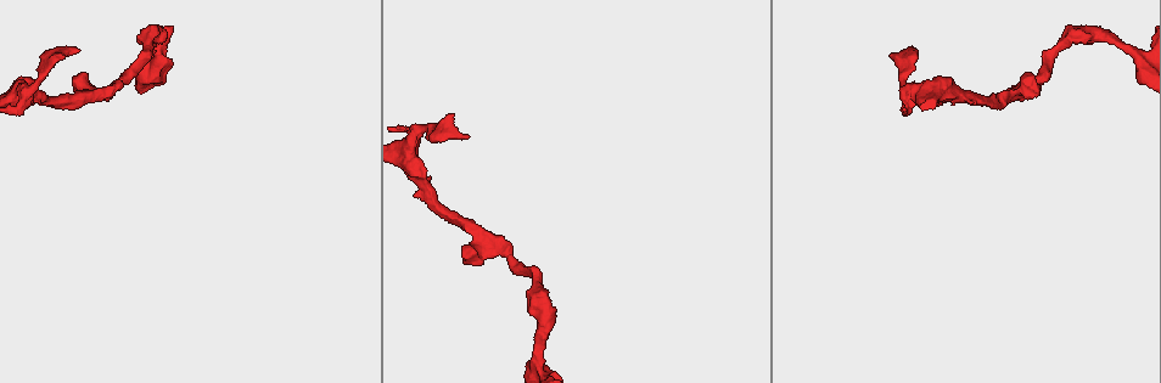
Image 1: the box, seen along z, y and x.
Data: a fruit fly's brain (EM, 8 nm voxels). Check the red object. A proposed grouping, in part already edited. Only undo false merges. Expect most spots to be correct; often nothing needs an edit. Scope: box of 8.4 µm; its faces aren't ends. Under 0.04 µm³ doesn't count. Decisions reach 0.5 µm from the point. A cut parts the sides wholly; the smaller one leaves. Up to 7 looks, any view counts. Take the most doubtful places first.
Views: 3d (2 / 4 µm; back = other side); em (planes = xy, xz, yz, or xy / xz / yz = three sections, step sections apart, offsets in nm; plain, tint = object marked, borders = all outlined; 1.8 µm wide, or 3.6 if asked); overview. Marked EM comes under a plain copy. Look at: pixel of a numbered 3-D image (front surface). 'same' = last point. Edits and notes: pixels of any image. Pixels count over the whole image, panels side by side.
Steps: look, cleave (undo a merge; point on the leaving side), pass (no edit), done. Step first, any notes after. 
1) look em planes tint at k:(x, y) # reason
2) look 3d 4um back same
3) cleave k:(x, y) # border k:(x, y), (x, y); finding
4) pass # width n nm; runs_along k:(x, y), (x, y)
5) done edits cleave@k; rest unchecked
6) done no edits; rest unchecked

look 3d 2um at 1:(1020, 94) # a fork

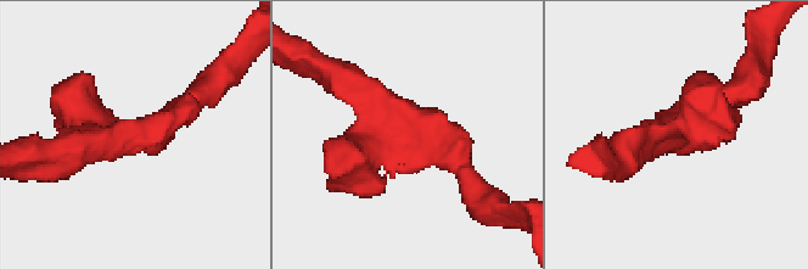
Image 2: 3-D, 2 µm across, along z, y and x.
look em 3.6um planes tint at 2:(679, 134)

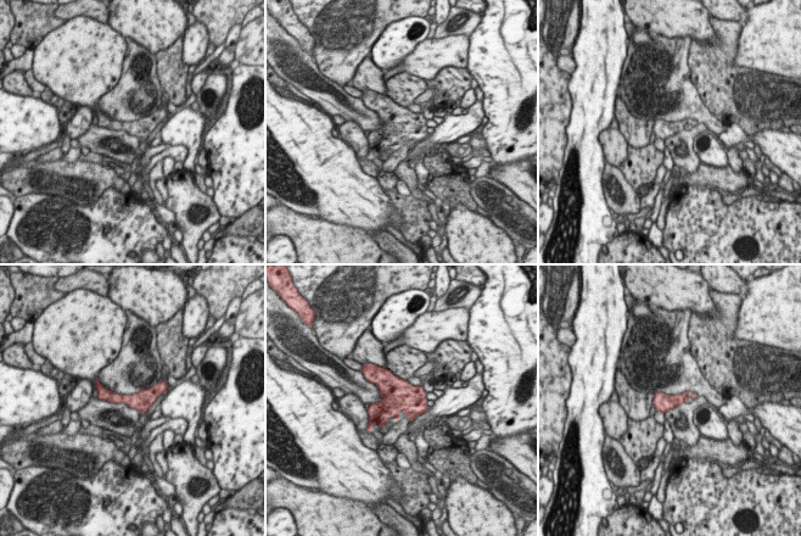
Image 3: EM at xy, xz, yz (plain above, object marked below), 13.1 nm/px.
pass # runs_along 3:(162, 390), (144, 398), (100, 395); continuous, no second neuron

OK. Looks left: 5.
look em xy step 8 tint at 1:(933, 94) # sharp bend

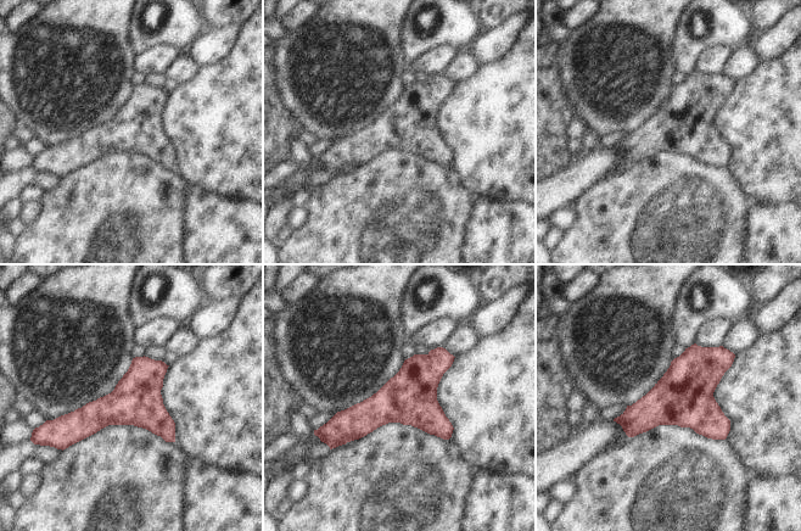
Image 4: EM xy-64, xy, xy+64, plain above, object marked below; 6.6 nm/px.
look em planes borders same

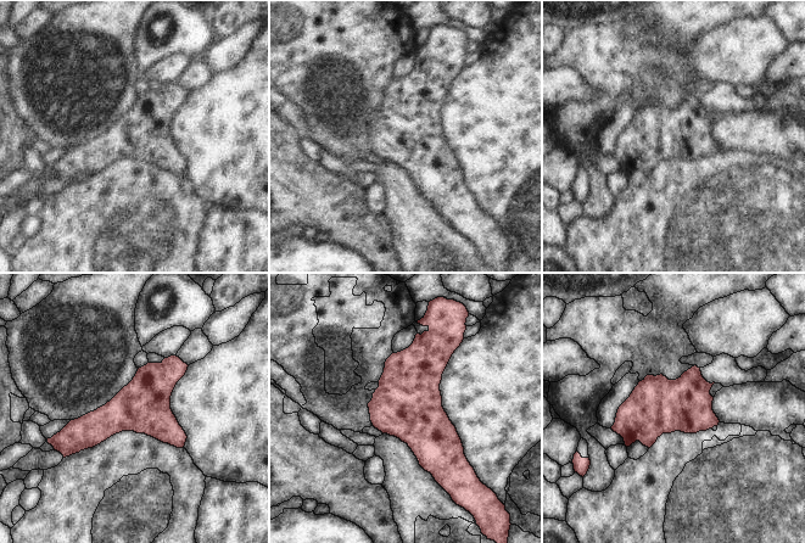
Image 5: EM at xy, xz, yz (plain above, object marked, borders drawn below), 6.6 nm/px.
pass # runs_along 5:(184, 367), (129, 410), (65, 435); one neuron here

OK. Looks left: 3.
look em yz step 4 borders at 1:(1140, 56) # calibre changes

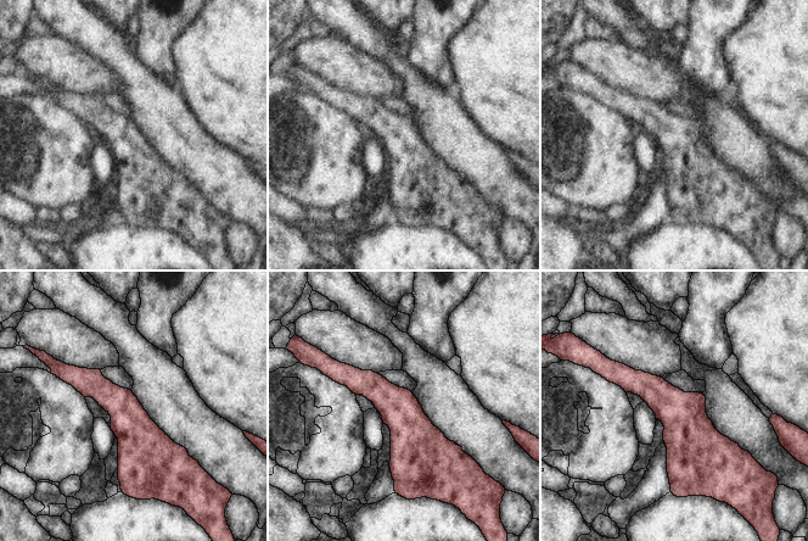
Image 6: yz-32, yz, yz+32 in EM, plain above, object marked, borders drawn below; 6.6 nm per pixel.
look em planes borders same # another direction

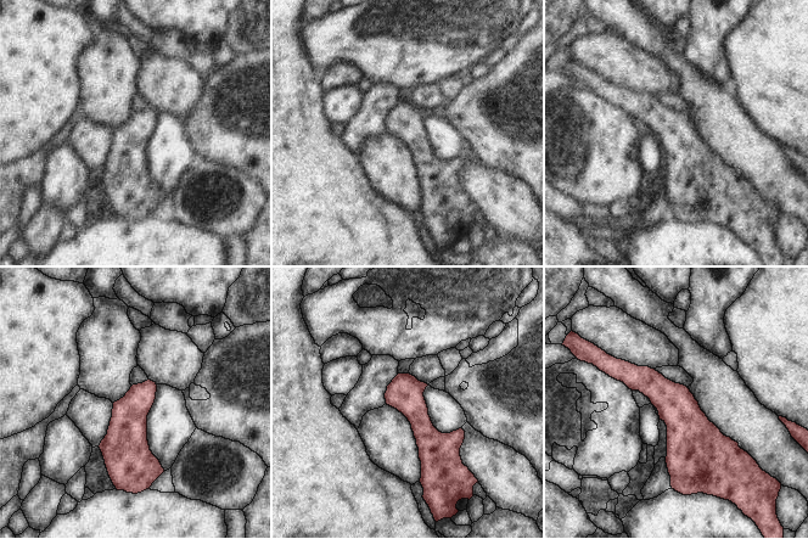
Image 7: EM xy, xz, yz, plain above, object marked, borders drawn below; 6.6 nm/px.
pass # runs_along 7:(400, 376), (427, 436), (426, 473); one neuron here

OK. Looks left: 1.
done no edits; rest unchecked

